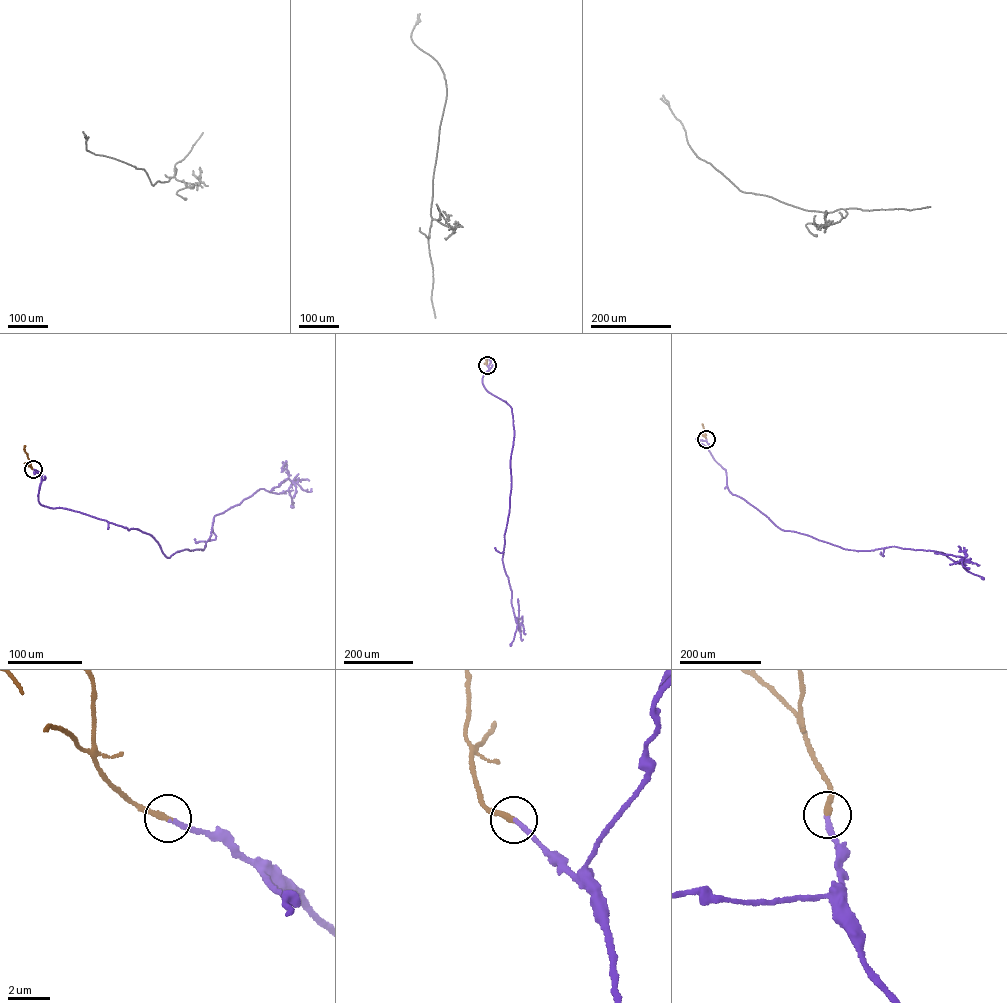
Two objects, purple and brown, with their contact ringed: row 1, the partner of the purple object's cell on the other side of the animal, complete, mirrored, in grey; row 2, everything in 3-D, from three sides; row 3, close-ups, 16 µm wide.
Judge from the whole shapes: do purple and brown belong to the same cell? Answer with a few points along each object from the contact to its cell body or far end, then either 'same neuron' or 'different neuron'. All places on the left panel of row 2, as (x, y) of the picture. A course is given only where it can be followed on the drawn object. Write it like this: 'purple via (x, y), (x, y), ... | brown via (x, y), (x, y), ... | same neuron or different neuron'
purple via (33, 469), (40, 504), (138, 529), (168, 557), (203, 550), (214, 516), (260, 488), (287, 490), (292, 506) | brown via (33, 469), (25, 445) | same neuron

